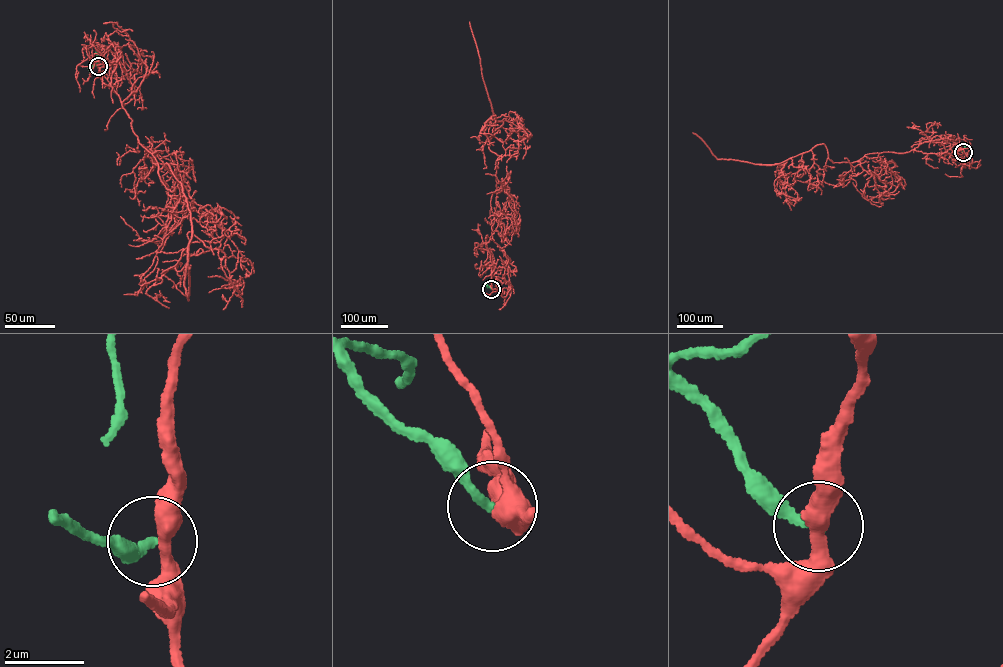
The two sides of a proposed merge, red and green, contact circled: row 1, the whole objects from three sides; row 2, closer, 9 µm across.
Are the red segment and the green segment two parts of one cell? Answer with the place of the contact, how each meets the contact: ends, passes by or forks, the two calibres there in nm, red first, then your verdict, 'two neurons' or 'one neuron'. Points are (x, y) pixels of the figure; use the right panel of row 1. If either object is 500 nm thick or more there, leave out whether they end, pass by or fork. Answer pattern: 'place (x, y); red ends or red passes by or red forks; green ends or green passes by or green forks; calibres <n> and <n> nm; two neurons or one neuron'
place (963, 152); red passes by; green ends; calibres 400 and 240 nm; two neurons

